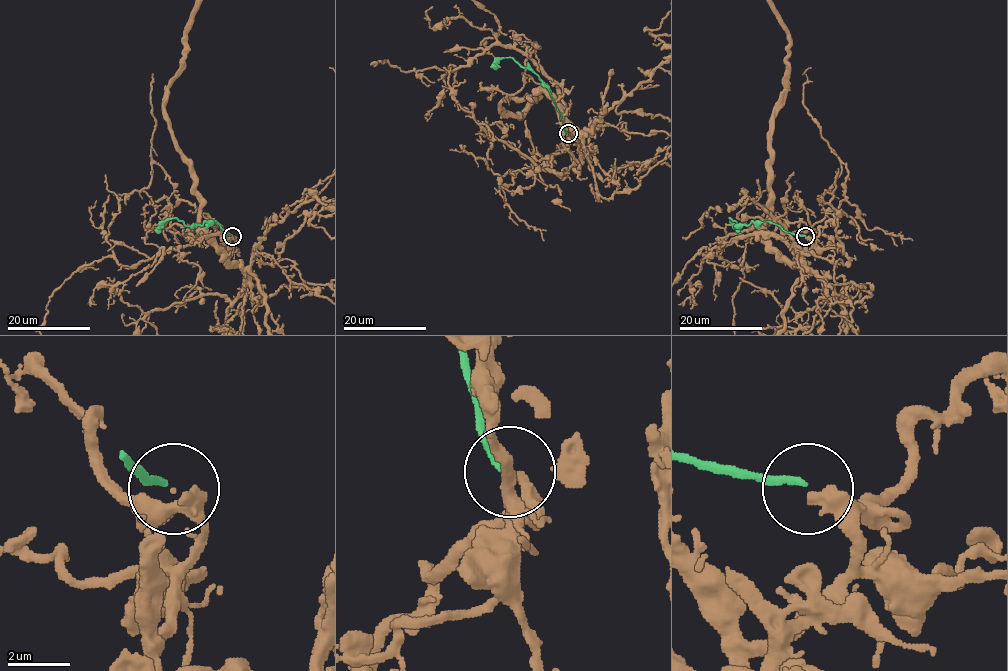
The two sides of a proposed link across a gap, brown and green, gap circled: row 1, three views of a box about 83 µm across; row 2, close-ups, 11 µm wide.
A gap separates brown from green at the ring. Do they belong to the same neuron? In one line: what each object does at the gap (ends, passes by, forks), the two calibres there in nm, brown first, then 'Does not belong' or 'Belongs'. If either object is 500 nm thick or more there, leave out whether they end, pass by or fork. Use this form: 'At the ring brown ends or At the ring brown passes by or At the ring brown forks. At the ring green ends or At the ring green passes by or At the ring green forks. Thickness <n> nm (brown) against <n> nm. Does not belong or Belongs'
At the ring brown ends. At the ring green ends. Thickness 400 nm (brown) against 200 nm. Does not belong

